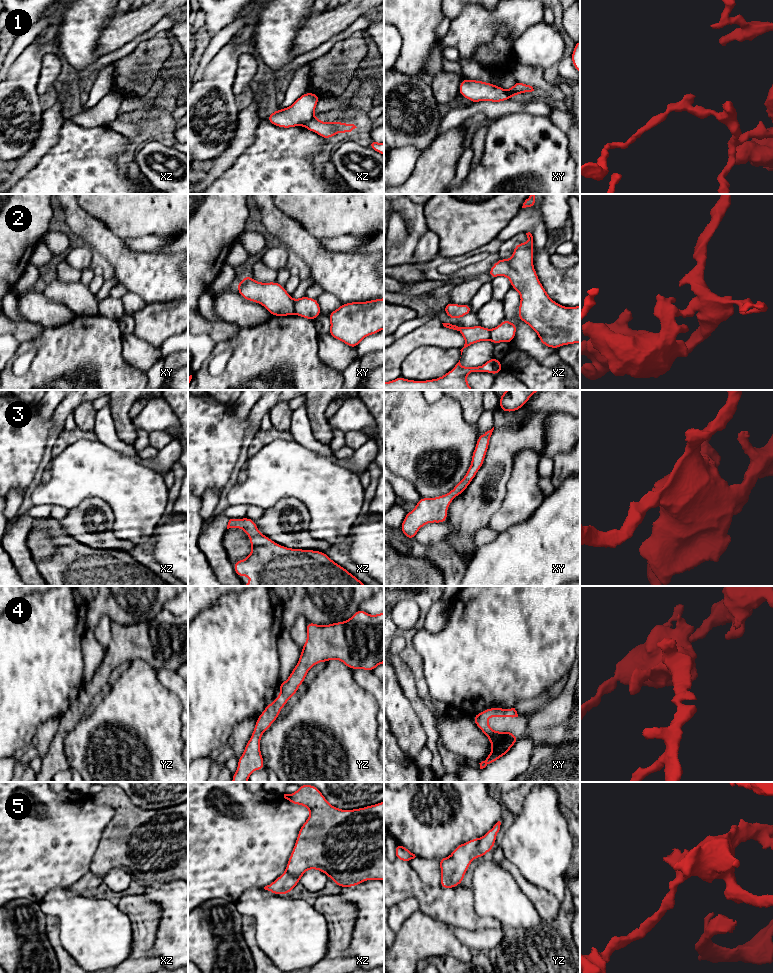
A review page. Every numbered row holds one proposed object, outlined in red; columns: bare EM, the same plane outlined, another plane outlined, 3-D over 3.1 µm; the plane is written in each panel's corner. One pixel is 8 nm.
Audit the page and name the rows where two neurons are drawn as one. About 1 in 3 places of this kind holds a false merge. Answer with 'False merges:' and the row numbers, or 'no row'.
False merges: 1, 2, 5

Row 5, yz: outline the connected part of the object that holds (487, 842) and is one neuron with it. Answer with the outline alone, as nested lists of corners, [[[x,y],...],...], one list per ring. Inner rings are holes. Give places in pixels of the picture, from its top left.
[[[498,821],[483,837],[476,847],[475,857],[481,858],[495,847],[496,836],[500,830],[501,822]]]

